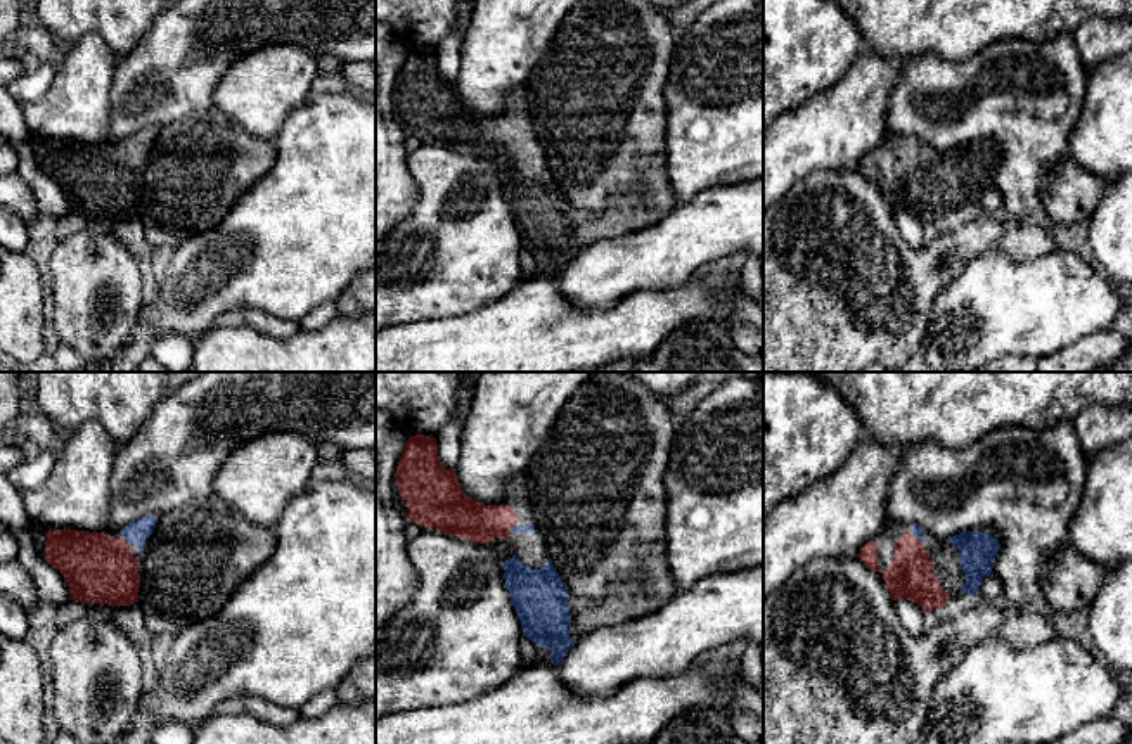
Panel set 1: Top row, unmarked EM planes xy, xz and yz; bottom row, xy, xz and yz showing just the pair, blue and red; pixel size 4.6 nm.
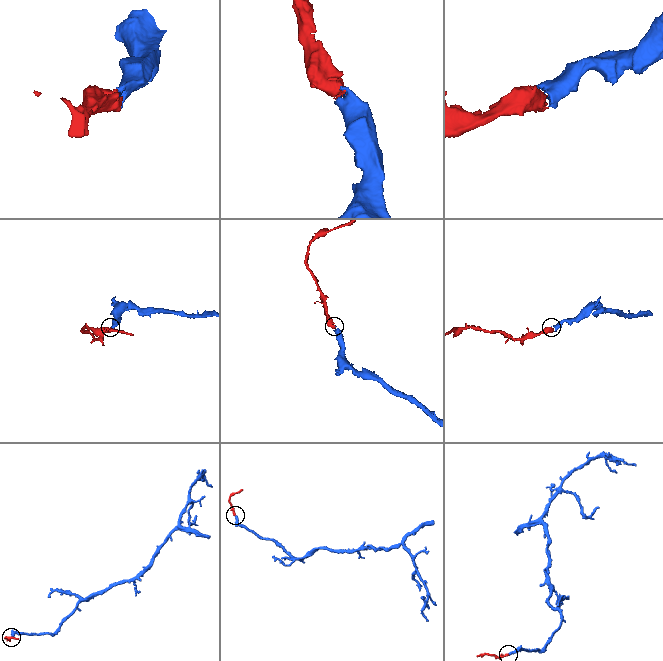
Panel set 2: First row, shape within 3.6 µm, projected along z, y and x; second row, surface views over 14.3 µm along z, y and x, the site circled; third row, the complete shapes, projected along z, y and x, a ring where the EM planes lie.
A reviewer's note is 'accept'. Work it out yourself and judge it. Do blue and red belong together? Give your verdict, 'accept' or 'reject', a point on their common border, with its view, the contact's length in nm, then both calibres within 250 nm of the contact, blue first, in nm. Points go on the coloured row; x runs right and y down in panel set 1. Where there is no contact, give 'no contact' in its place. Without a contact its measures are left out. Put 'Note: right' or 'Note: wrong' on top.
Note: right
accept; contact xy (125, 538); length 50 nm; calibres 100 and 320 nm

